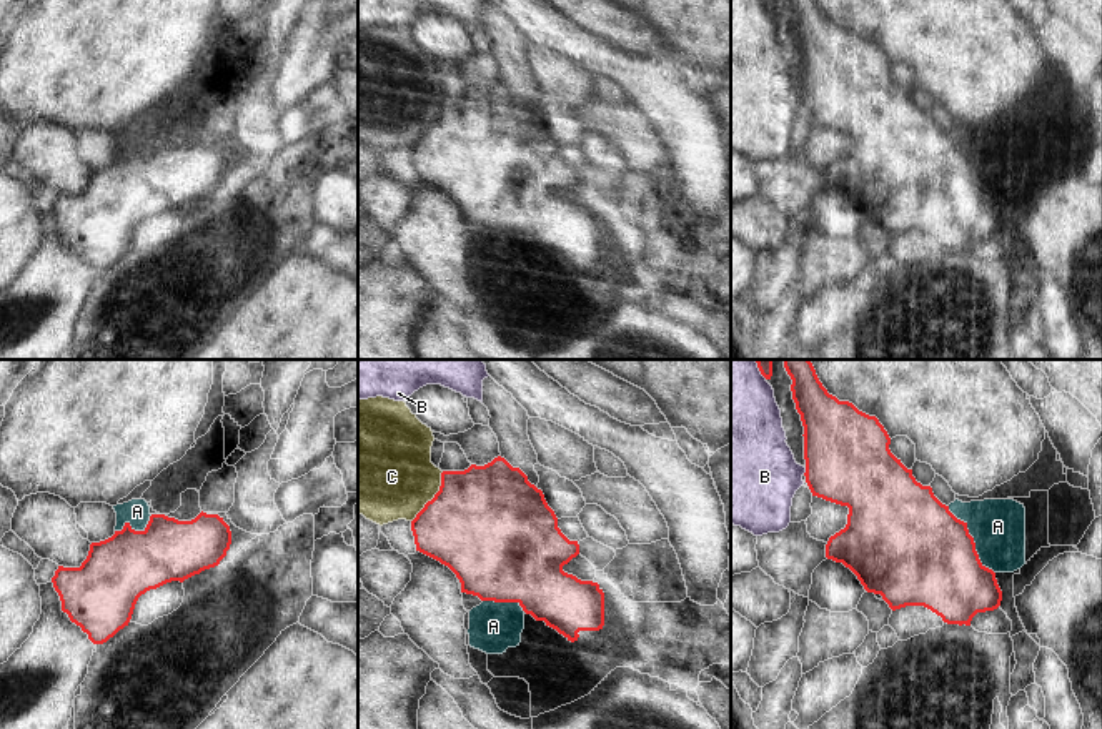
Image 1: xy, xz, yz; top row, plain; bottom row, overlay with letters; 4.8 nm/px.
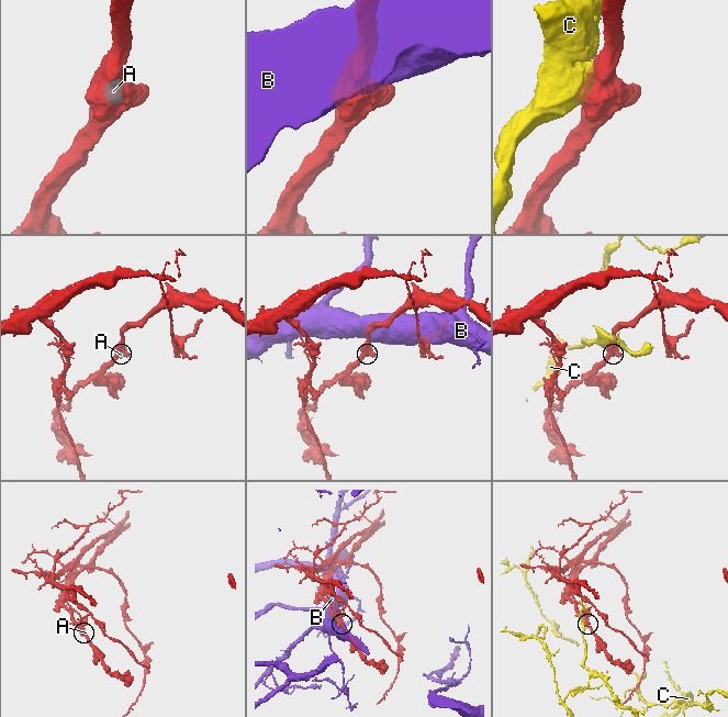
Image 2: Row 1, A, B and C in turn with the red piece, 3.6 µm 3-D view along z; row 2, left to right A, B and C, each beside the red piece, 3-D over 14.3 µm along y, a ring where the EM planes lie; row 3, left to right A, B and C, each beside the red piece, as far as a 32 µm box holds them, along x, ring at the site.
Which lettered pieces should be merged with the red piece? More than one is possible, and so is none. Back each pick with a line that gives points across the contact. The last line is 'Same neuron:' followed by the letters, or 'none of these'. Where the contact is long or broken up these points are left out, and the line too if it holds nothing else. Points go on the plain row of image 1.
A: way yz (924, 183), (958, 177), (972, 167), (987, 163), (997, 153)
Same neuron: A

